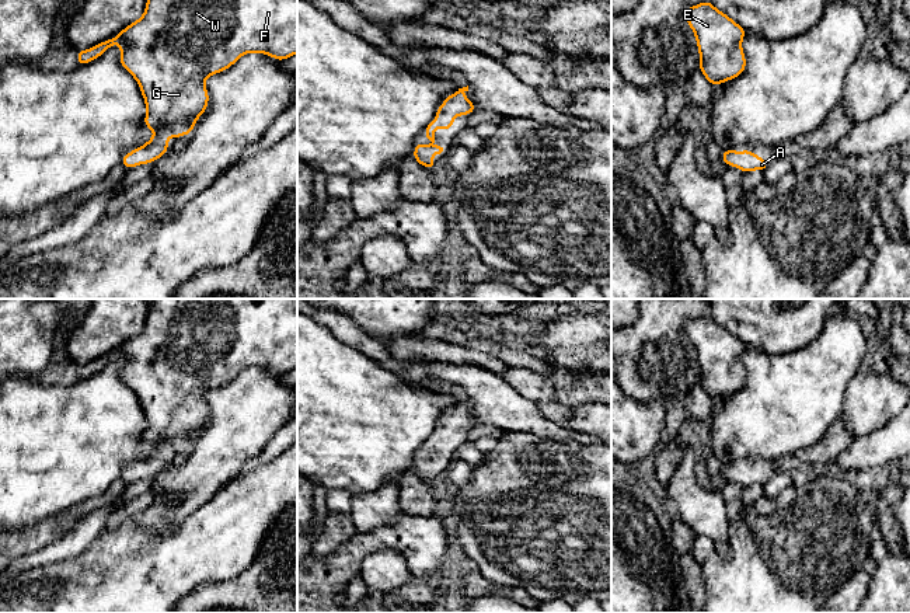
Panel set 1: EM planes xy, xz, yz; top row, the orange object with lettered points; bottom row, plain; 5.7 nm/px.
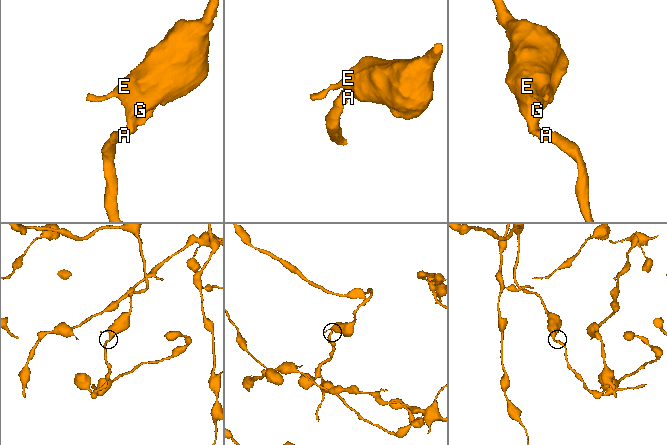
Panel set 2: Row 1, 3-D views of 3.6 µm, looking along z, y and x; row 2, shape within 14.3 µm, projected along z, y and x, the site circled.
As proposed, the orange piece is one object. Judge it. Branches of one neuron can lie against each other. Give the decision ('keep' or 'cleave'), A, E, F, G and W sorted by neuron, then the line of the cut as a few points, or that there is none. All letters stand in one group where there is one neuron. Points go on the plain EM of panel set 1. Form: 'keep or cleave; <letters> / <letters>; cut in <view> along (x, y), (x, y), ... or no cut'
keep; A E F G W; no cut

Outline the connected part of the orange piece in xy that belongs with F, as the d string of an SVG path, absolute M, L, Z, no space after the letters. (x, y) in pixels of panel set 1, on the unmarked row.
M154 299L149 304L144 328L115 352L77 366L77 377L100 372L114 358L121 361L121 379L135 391L146 417L144 440L154 445L146 459L122 471L125 483L149 478L168 464L168 452L189 449L206 425L209 408L205 394L233 380L243 369L257 366L285 375L297 368L297 299Z

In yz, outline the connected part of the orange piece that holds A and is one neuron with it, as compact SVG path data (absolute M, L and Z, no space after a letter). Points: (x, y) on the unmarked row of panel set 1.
M728 463L722 467L722 474L725 480L731 478L743 487L750 487L754 484L766 485L768 483L768 478L763 471L757 471L754 466L745 463L740 467L733 463Z

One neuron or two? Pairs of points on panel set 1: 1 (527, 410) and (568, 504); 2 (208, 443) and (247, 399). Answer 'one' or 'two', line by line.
1: two
2: one

